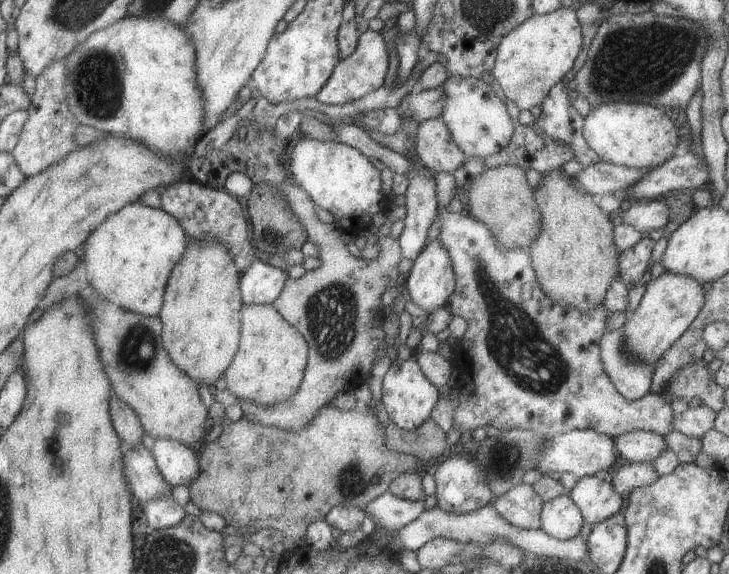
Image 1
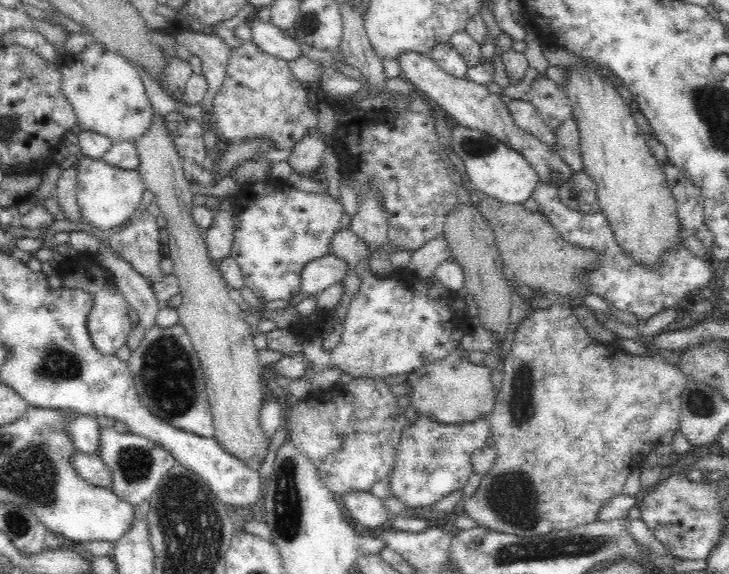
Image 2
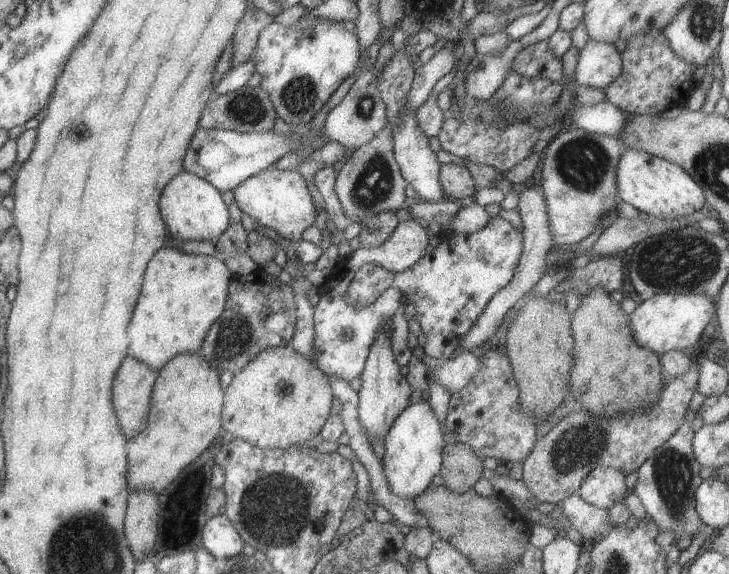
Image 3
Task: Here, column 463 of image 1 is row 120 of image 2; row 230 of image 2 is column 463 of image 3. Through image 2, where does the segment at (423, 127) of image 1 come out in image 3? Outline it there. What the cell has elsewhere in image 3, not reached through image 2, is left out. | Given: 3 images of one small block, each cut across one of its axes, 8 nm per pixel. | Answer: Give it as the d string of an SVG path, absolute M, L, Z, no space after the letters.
M445 164L440 166L438 173L443 195L450 200L472 201L477 187L471 179L470 173L463 166Z

